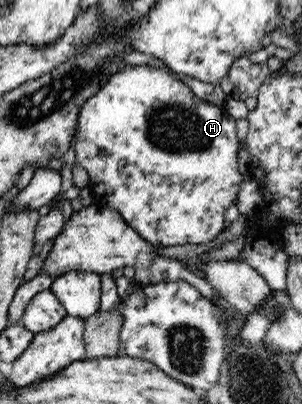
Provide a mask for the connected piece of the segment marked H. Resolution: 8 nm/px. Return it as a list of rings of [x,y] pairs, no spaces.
[[[124,65],[115,72],[98,89],[96,95],[92,95],[80,107],[78,113],[77,131],[75,132],[75,159],[77,165],[85,168],[89,174],[87,187],[94,196],[95,206],[105,206],[114,209],[122,215],[122,219],[150,245],[154,247],[180,246],[185,244],[204,244],[216,239],[217,235],[224,230],[226,209],[234,204],[237,193],[240,190],[245,176],[238,171],[238,151],[241,145],[236,135],[236,125],[229,113],[220,106],[199,99],[186,83],[176,79],[166,69],[152,67],[150,65]]]

